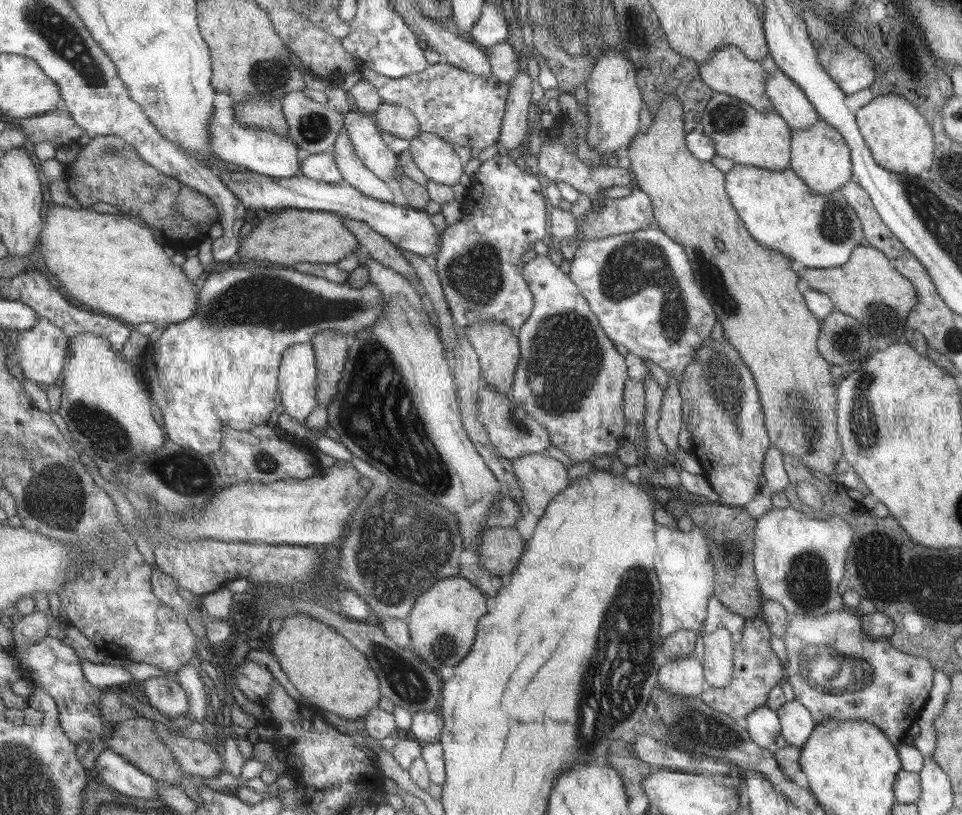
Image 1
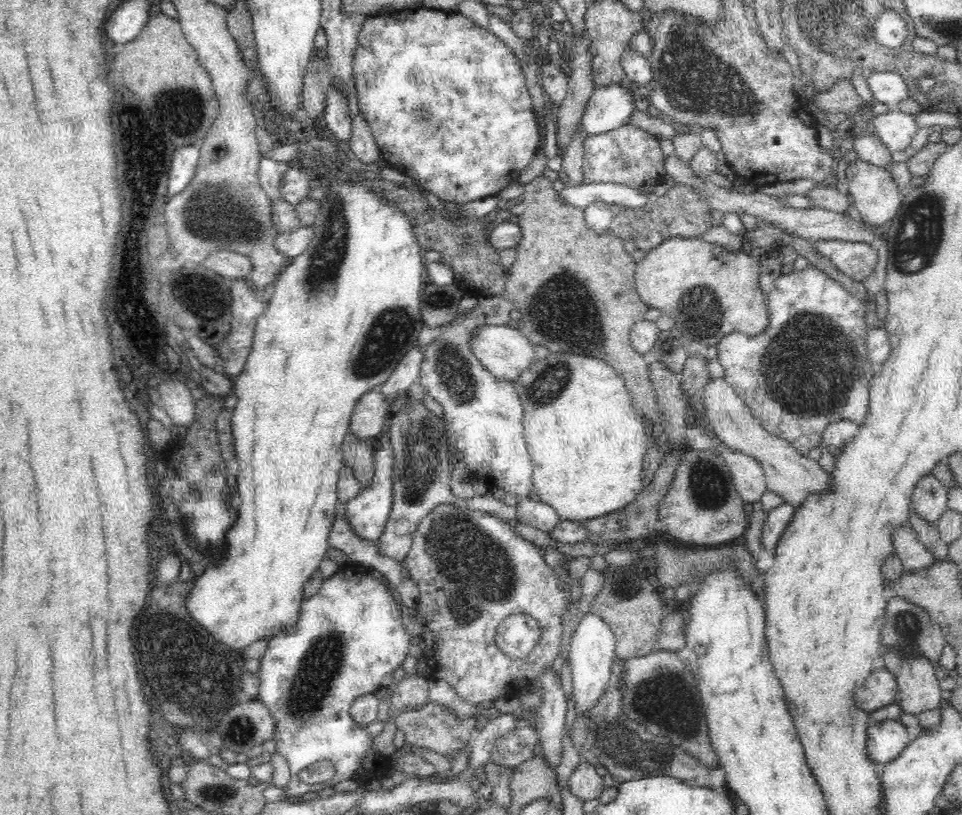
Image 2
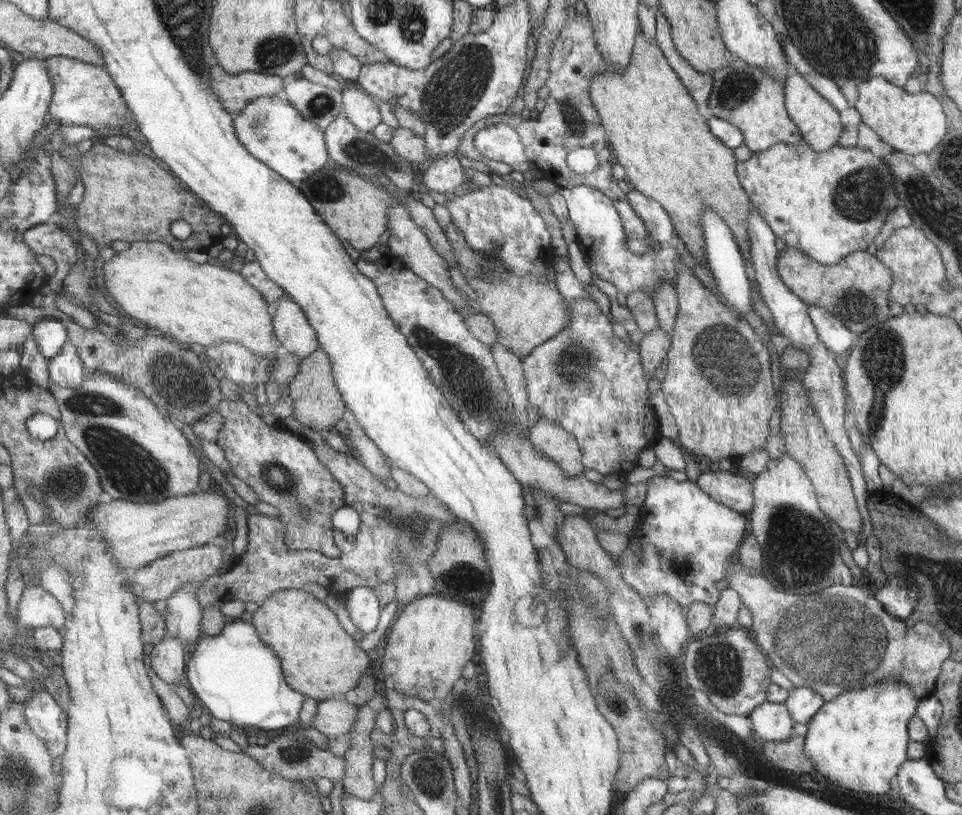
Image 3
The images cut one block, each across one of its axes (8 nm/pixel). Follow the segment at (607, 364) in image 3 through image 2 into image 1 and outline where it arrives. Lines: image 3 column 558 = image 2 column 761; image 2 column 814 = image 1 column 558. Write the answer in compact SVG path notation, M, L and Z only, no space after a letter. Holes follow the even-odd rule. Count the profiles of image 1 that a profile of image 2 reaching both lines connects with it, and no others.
M537 256L533 262L525 264L523 276L535 294L535 312L519 336L523 360L511 390L515 404L551 430L555 448L569 456L573 464L593 462L597 456L617 456L619 446L627 446L623 428L629 424L625 416L625 390L627 380L631 378L625 356L617 352L617 344L607 336L607 330L587 298L581 294L579 286L575 286L575 282L559 266L555 266L549 256Z

